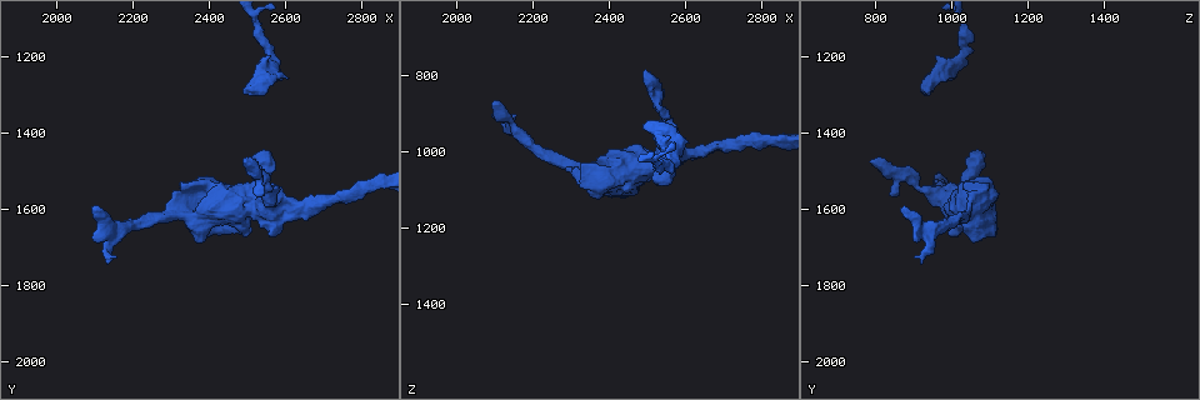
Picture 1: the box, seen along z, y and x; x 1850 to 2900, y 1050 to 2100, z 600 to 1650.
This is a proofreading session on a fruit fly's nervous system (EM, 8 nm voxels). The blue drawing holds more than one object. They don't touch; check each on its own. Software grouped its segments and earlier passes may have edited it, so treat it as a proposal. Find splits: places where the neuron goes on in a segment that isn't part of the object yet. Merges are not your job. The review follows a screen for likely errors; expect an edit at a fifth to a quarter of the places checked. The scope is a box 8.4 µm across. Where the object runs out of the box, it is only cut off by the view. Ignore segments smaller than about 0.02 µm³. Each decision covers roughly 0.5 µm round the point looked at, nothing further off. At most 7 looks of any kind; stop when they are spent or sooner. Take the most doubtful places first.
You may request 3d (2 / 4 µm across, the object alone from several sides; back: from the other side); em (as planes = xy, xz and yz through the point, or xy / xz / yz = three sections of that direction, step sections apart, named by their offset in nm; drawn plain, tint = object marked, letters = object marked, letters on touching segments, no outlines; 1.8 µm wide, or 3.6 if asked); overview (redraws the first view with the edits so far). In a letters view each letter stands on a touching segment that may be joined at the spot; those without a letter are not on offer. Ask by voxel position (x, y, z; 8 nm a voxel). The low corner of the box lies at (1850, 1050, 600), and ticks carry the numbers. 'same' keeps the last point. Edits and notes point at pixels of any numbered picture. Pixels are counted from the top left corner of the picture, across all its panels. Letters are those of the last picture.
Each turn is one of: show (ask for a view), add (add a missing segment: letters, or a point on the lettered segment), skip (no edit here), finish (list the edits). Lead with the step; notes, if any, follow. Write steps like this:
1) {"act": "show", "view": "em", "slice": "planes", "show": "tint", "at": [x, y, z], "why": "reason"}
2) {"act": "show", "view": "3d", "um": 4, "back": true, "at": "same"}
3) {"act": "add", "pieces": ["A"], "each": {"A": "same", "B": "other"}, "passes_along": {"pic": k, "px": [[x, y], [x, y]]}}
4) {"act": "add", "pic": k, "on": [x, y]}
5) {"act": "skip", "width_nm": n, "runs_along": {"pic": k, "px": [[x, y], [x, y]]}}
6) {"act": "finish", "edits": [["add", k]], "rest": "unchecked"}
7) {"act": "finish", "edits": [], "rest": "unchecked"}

{"act": "show", "view": "3d", "um": 4, "at": [2485, 1300, 930], "why": "branch stops here"}

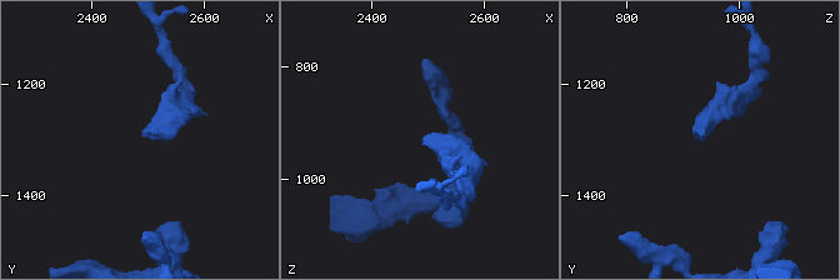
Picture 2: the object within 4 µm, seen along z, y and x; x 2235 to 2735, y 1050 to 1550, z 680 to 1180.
{"act": "show", "view": "em", "slice": "xz", "step": 4, "show": "tint", "at": [2490, 1295, 935], "why": "need the tissue"}

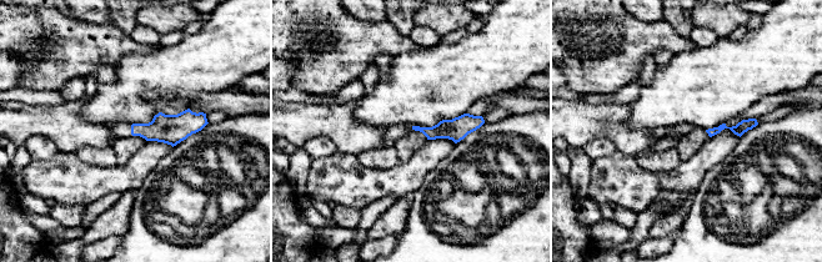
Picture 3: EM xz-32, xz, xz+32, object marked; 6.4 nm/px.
{"act": "show", "view": "em", "slice": "planes", "show": "letters", "at": "same", "why": "cut it another way"}

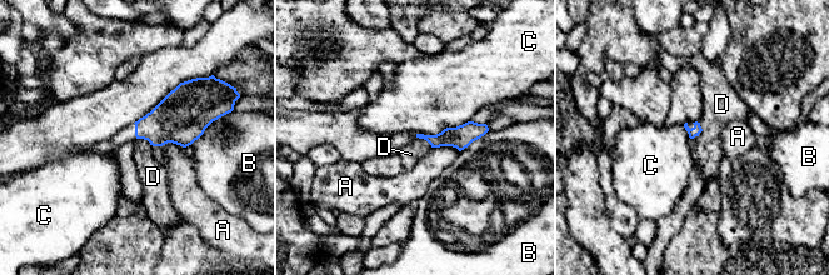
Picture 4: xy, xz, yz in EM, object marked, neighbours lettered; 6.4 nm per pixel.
{"act": "skip", "each": {"A": "other", "B": "other", "C": "other", "D": "other"}, "border": {"pic": 4, "px": [[136, 138], [143, 138], [153, 145]]}, "found": "no lettered segment goes on from it"}

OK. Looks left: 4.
{"act": "show", "view": "3d", "um": 4, "back": true, "at": [2095, 1680, 905], "why": "branch stops here"}

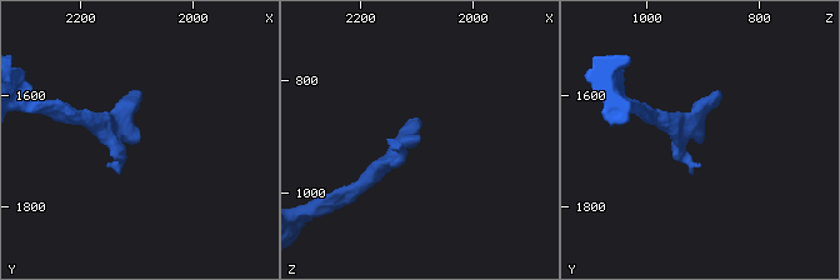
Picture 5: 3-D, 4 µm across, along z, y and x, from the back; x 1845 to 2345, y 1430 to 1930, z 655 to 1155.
{"act": "show", "view": "em", "slice": "yz", "step": 8, "show": "tint", "at": [2100, 1680, 900], "why": "shape alone is not enough"}

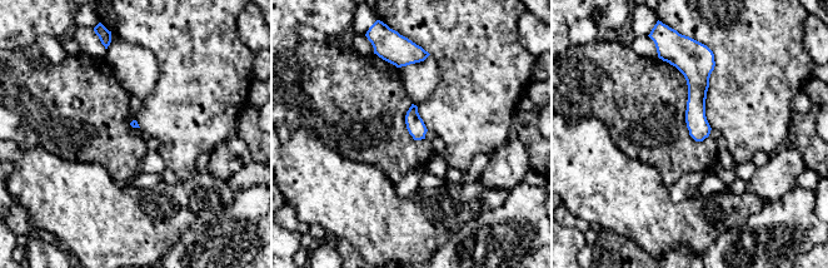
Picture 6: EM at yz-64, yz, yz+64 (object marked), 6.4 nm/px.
{"act": "show", "view": "em", "slice": "planes", "show": "letters", "at": "same"}

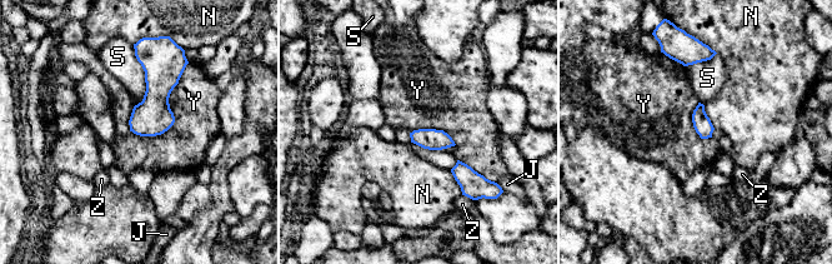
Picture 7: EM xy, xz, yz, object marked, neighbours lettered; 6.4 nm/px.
{"act": "skip", "width_nm": 120, "each": {"J": "other", "N": "other", "S": "other", "Y": "other", "Z": "other"}, "border": {"pic": 7, "px": [[189, 63], [174, 123], [130, 132]]}, "found": "no lettered segment goes on from it"}

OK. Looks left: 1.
{"act": "finish", "edits": [], "rest": "unchecked"}

